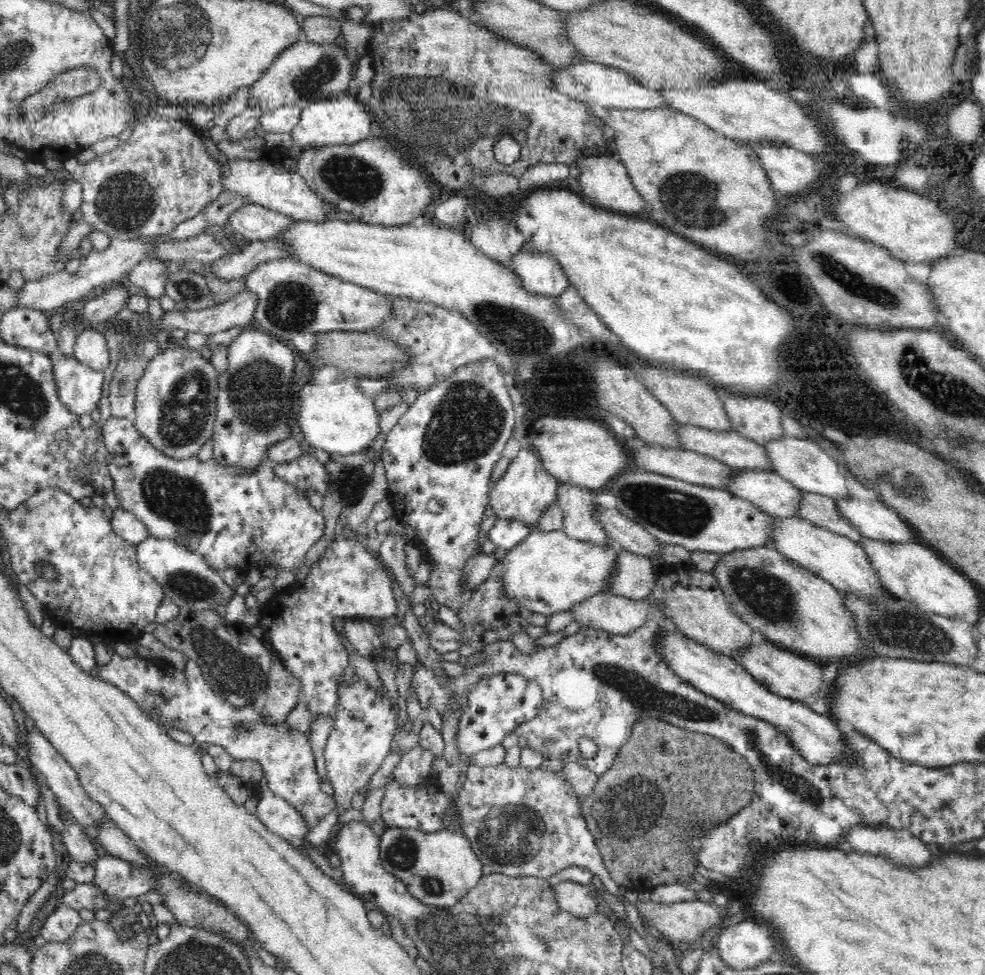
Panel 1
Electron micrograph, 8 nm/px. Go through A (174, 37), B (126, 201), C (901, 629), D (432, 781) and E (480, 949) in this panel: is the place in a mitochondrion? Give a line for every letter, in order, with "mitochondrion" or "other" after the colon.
A: mitochondrion
B: mitochondrion
C: mitochondrion
D: other
E: mitochondrion

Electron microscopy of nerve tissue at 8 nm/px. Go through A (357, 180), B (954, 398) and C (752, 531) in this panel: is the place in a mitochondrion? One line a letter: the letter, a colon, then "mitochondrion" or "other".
A: mitochondrion
B: mitochondrion
C: other

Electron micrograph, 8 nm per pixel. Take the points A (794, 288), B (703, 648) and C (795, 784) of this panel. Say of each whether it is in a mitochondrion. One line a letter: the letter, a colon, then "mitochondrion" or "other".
A: other
B: other
C: mitochondrion

